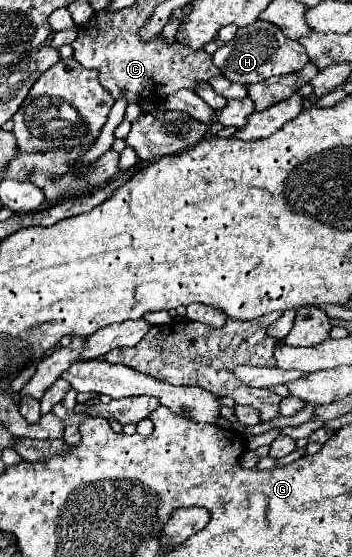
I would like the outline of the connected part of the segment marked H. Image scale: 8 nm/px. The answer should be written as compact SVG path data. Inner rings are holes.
M259 19L259 21L255 21L255 25L237 29L235 37L215 51L213 63L223 71L223 75L231 83L251 85L251 83L265 81L273 75L295 73L295 71L303 69L309 61L307 61L307 53L305 53L303 45L299 45L299 41L283 37L283 33L279 33L279 29L275 29L275 25Z

